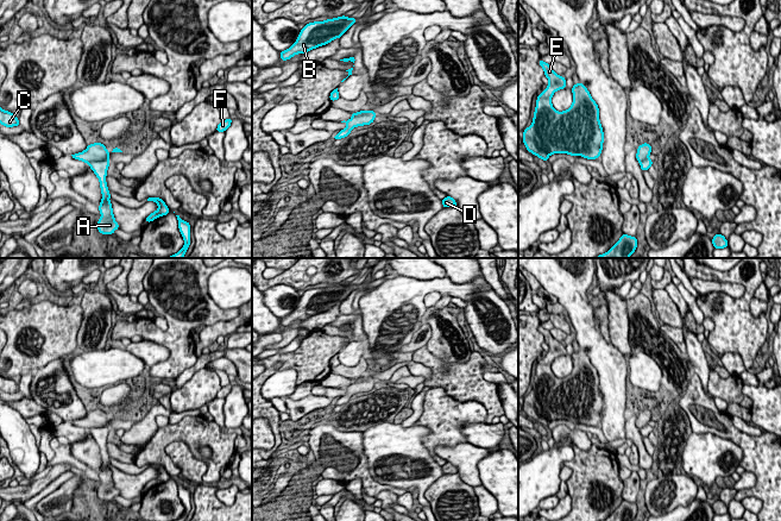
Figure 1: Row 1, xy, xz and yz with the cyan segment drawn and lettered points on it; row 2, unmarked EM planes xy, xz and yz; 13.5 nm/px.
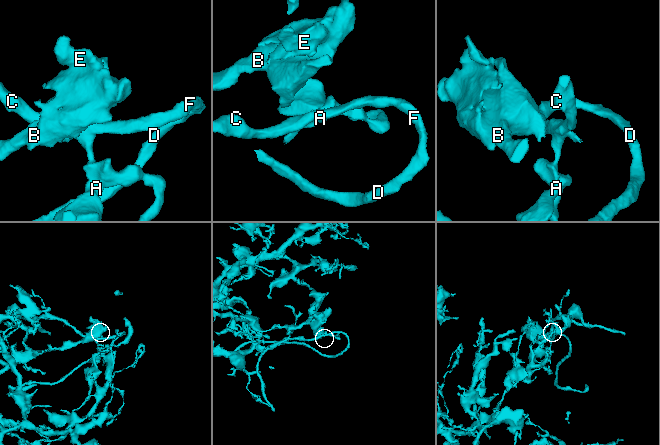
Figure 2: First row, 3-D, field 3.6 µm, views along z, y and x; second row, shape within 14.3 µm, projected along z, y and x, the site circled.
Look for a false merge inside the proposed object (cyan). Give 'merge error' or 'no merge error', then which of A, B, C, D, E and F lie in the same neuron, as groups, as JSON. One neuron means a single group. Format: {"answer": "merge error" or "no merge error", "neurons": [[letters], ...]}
{"answer": "merge error", "neurons": [["A", "B", "E"], ["C", "D", "F"]]}

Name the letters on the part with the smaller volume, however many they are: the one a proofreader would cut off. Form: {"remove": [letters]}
{"remove": ["C", "D", "F"]}

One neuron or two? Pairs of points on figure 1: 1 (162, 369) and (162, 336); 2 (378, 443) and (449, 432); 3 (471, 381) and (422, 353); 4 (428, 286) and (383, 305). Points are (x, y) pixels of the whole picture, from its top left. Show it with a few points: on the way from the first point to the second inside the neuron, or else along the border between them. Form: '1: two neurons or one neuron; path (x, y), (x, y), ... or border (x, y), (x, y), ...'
1: one neuron; path (170, 362), (174, 358), (174, 347), (170, 344)
2: two neurons; border (415, 422), (429, 430), (422, 444), (436, 462)
3: one neuron; path (459, 381), (443, 375), (434, 365)
4: one neuron; path (417, 289), (407, 295), (394, 296)

